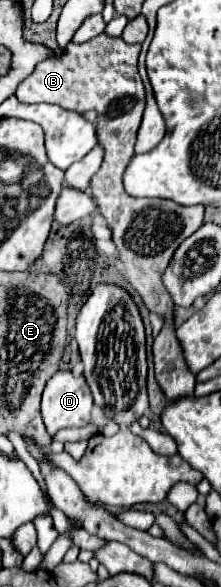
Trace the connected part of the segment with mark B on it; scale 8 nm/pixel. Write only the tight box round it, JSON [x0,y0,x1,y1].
[16,33,204,401]

